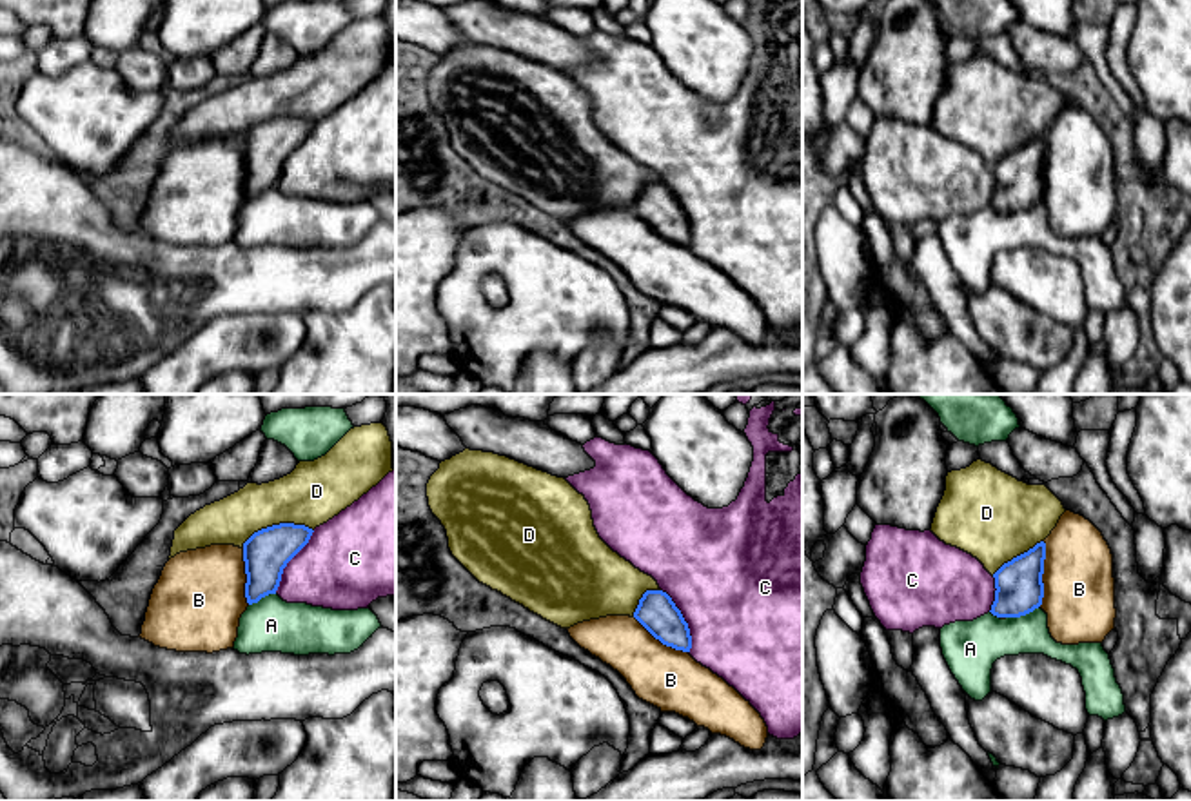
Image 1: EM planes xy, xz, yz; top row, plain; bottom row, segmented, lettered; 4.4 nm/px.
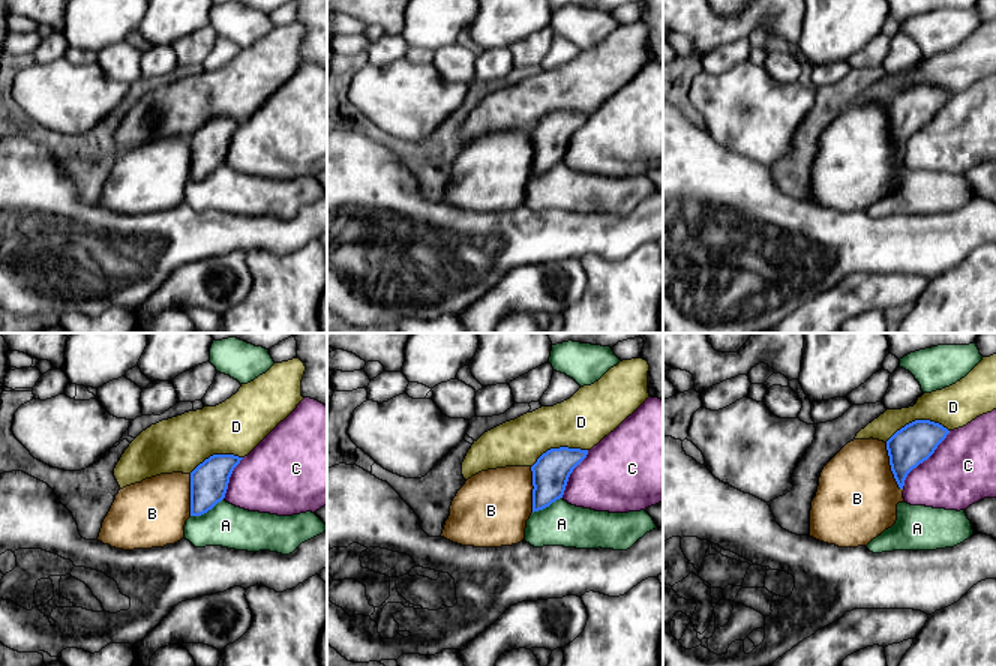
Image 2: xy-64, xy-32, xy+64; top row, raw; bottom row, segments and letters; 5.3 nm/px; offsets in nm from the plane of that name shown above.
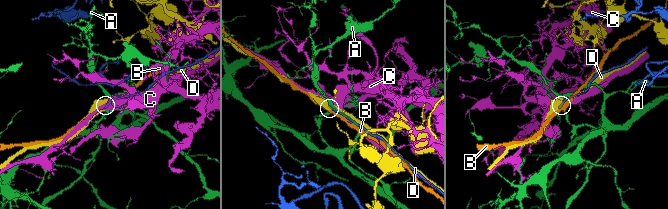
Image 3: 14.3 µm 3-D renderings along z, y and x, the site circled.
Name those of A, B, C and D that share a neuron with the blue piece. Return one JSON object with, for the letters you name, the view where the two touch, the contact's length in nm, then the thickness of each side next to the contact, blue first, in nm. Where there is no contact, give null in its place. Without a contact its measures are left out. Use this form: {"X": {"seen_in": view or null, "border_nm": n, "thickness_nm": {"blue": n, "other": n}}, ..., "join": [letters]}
{"D": {"seen_in": "xy", "border_nm": 320, "thickness_nm": {"blue": 200, "other": 280}}, "join": ["D"]}

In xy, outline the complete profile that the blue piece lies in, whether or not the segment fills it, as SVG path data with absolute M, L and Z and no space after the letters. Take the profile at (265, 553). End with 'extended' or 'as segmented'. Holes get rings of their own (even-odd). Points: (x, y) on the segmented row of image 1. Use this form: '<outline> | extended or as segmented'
M354 427L325 456L300 461L280 480L247 483L191 514L174 530L169 559L211 545L240 547L245 598L249 605L258 603L276 594L283 569L316 527L350 507L392 470L387 427Z | extended

